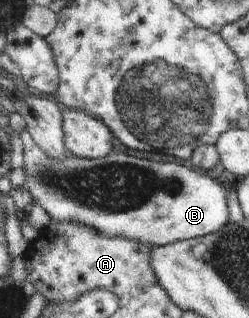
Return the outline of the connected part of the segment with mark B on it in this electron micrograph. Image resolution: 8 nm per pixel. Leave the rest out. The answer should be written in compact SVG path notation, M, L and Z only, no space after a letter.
M27 128L22 131L21 140L24 143L24 163L22 169L26 174L24 187L31 192L31 195L35 198L35 203L42 205L46 209L49 219L53 219L54 221L74 221L78 224L93 228L104 236L122 237L126 240L138 241L149 247L163 247L172 243L203 237L212 234L213 232L218 232L222 227L225 227L226 224L230 223L231 215L230 208L228 208L228 183L219 181L218 178L215 178L209 173L205 173L203 170L190 170L188 166L184 166L184 164L175 164L174 162L161 163L150 159L141 159L119 153L117 150L110 153L108 156L99 159L85 159L77 157L76 155L55 159L48 156L46 151L42 150L42 147L36 144L36 141Z

